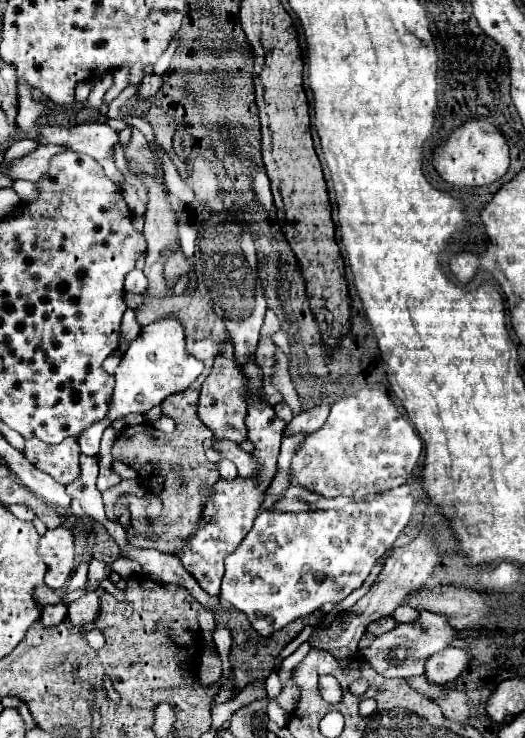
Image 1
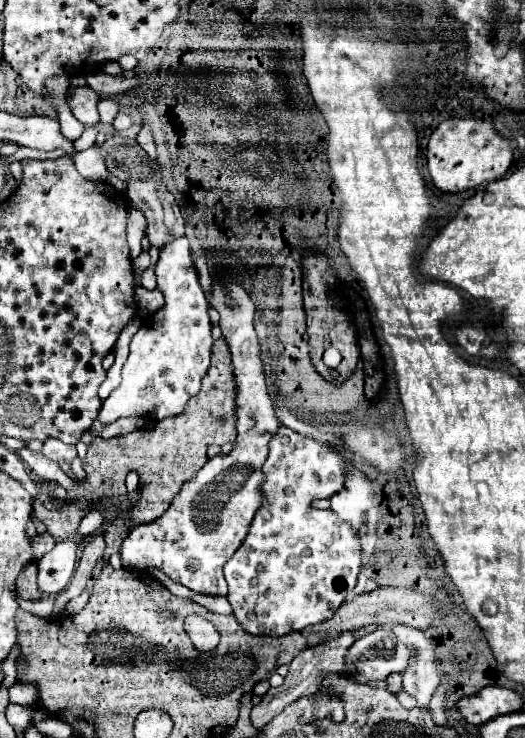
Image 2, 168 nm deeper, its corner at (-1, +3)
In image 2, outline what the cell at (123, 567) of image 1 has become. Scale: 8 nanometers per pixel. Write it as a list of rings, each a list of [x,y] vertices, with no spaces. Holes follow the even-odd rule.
[[[215,270],[213,272],[213,286],[209,290],[209,300],[211,306],[219,312],[219,328],[229,344],[231,350],[231,358],[233,358],[233,368],[235,368],[235,382],[237,382],[237,438],[235,438],[235,448],[231,450],[231,454],[227,456],[215,456],[209,458],[209,462],[205,464],[205,468],[201,468],[201,472],[195,476],[195,480],[191,480],[189,484],[185,484],[185,488],[181,488],[179,496],[173,498],[173,504],[169,506],[169,512],[165,516],[161,516],[161,520],[149,522],[149,524],[141,524],[137,528],[131,530],[131,534],[123,540],[123,546],[119,550],[123,568],[133,568],[133,570],[147,570],[151,566],[163,570],[173,582],[179,582],[183,586],[187,586],[193,592],[201,592],[201,594],[227,594],[227,584],[223,578],[223,564],[225,560],[229,560],[235,550],[241,546],[241,542],[245,540],[251,520],[255,516],[255,512],[259,510],[261,502],[263,502],[263,490],[261,484],[265,480],[263,474],[263,464],[267,460],[267,444],[269,440],[275,436],[275,432],[279,430],[281,422],[275,414],[275,406],[271,402],[271,396],[267,392],[267,382],[265,382],[265,370],[263,370],[263,362],[259,356],[259,338],[255,332],[255,314],[257,308],[251,300],[251,296],[247,294],[247,290],[239,284],[239,280],[235,280],[233,274],[225,274]]]

